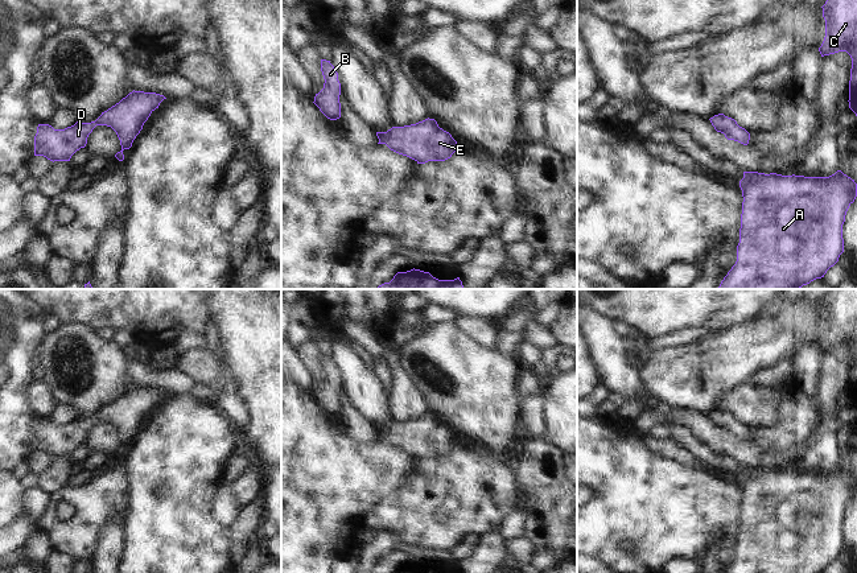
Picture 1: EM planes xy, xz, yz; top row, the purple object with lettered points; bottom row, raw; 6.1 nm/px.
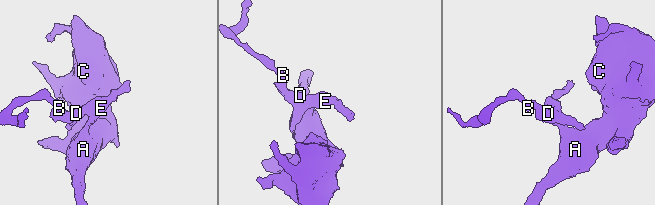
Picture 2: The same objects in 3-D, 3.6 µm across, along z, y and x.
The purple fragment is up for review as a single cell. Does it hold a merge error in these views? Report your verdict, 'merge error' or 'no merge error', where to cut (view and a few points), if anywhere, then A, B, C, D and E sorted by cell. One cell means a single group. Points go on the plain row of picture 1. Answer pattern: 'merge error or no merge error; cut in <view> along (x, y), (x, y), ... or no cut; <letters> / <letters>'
no merge error; no cut; A B C D E

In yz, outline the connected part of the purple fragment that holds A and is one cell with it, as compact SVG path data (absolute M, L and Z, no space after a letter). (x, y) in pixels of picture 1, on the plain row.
M837 466L829 473L743 467L742 510L737 557L725 573L824 573L844 548L842 520L857 492L854 475Z

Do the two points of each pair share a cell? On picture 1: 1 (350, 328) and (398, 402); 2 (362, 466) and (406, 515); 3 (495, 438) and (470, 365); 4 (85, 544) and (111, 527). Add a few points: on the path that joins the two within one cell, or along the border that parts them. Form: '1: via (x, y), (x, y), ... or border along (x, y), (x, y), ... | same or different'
1: via (371, 345), (391, 359), (398, 380) | same
2: border along (410, 473), (365, 515) | different
3: via (490, 420), (470, 390), (470, 383) | same
4: border along (122, 514), (118, 514), (106, 524), (91, 559) | different

